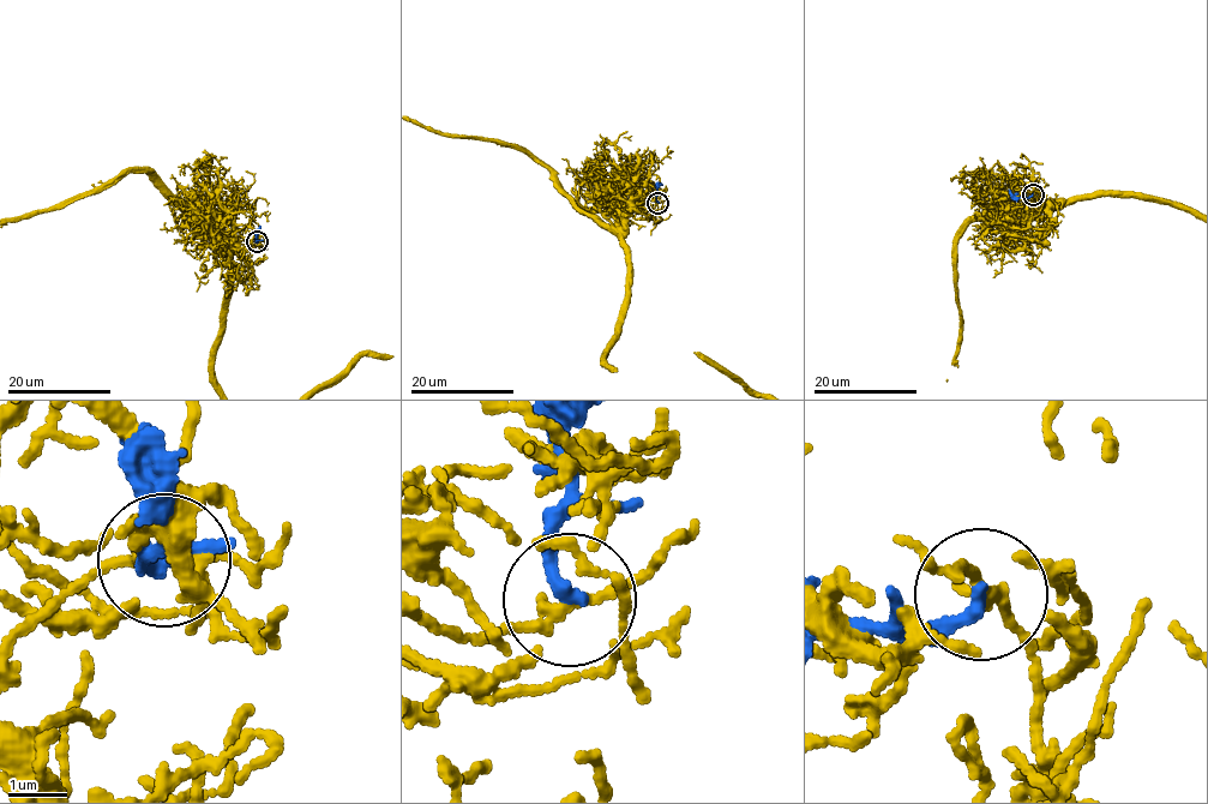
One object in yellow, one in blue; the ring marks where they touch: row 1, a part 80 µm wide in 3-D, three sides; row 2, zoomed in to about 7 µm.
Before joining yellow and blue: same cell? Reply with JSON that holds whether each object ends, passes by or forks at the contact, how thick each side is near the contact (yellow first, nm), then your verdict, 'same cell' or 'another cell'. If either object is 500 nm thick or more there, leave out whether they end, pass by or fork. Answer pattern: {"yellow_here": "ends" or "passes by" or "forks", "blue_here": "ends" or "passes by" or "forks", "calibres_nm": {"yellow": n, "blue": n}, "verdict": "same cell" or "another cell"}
{"yellow_here": "passes by", "blue_here": "ends", "calibres_nm": {"yellow": 180, "blue": 240}, "verdict": "another cell"}

